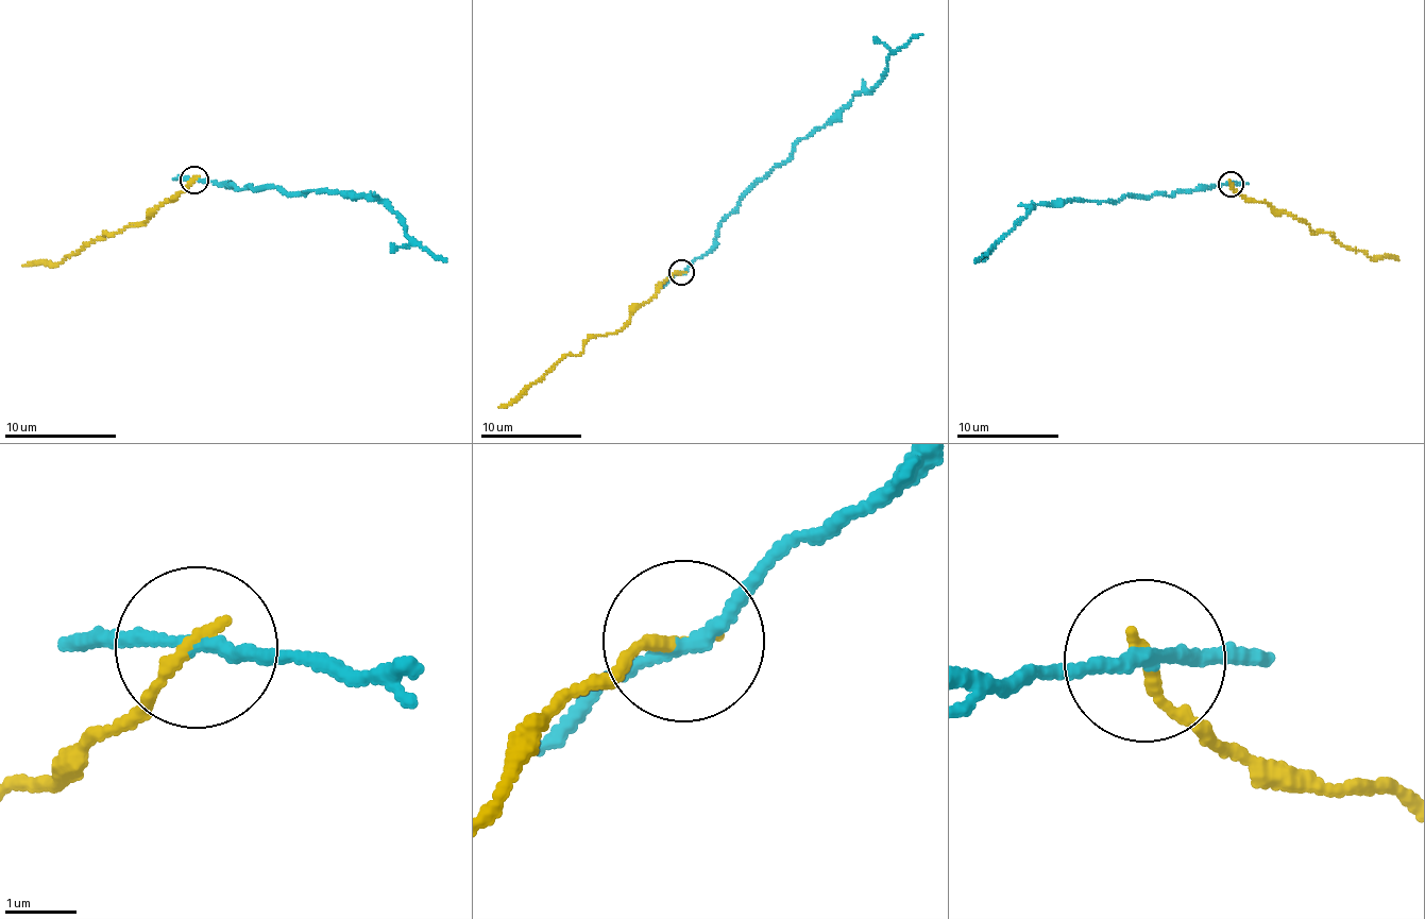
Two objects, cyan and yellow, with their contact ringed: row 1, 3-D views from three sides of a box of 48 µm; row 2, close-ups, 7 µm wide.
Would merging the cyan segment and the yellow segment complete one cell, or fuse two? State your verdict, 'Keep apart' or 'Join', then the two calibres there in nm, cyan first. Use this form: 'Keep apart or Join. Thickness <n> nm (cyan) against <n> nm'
Keep apart. Thickness 180 nm (cyan) against 170 nm

